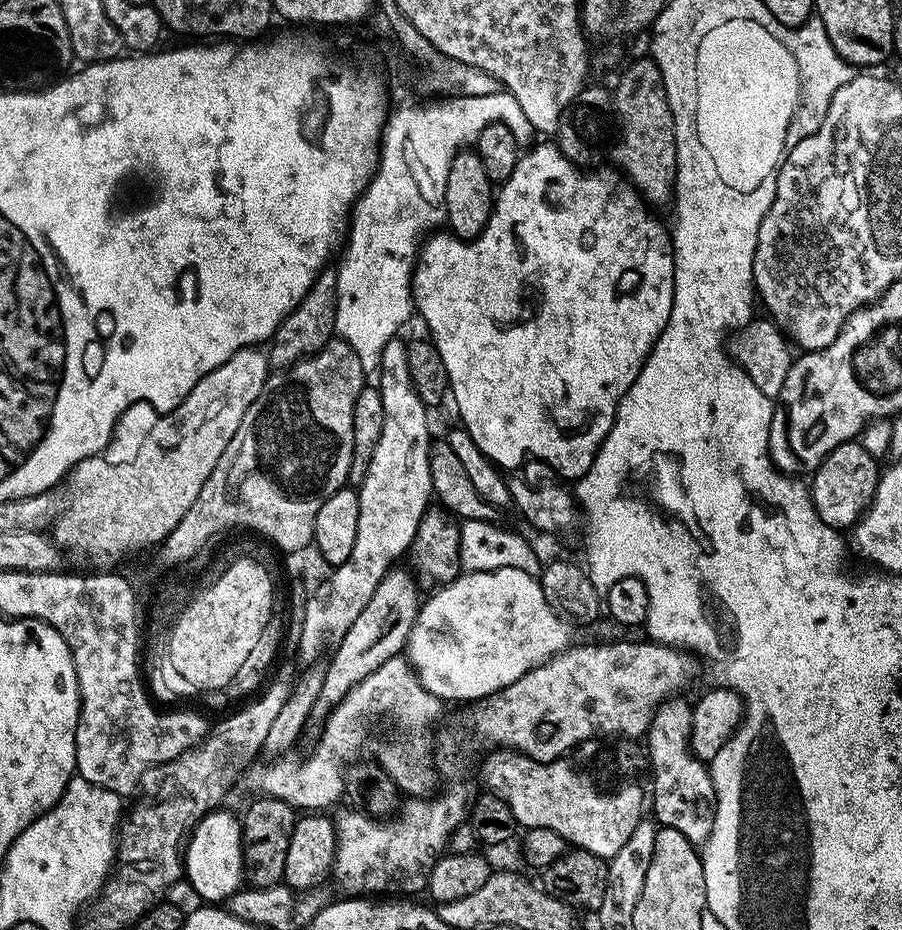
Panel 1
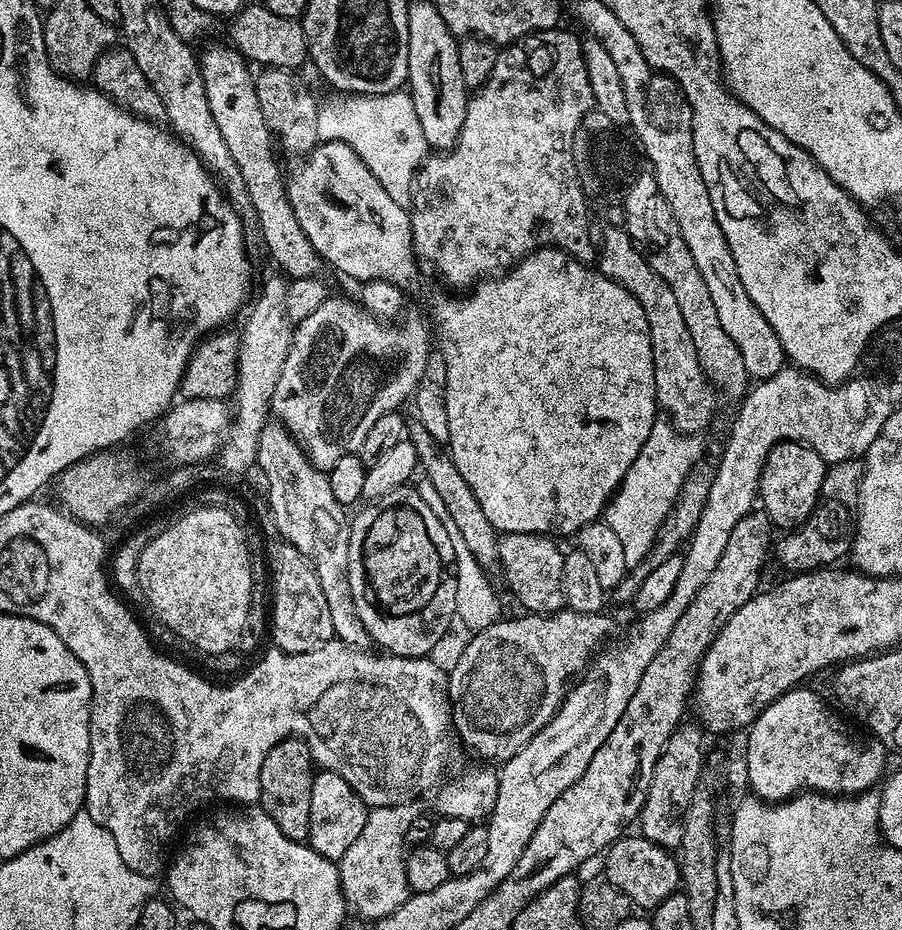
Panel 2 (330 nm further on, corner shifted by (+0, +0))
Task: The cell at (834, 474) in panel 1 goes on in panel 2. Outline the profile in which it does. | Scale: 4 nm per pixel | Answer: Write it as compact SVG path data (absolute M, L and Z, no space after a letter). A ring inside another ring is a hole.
M784 440L770 450L760 475L758 500L763 512L777 529L795 530L807 522L808 515L812 513L820 497L825 471L824 459L804 444Z

